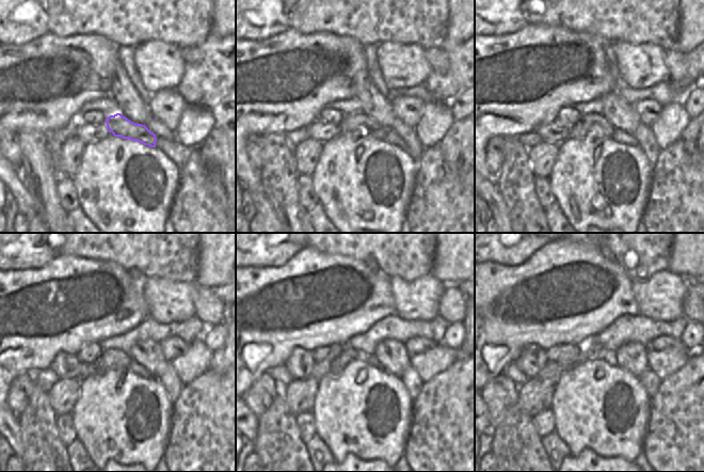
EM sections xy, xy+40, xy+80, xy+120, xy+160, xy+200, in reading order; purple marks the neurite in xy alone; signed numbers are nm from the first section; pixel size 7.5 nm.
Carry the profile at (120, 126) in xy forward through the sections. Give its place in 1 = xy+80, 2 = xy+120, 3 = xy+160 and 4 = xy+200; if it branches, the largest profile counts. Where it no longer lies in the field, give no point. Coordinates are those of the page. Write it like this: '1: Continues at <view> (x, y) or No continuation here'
1: Continues at xy+80 (594, 125)
2: Continues at xy+120 (109, 359)
3: Continues at xy+160 (319, 370)
4: Continues at xy+200 (553, 371).

